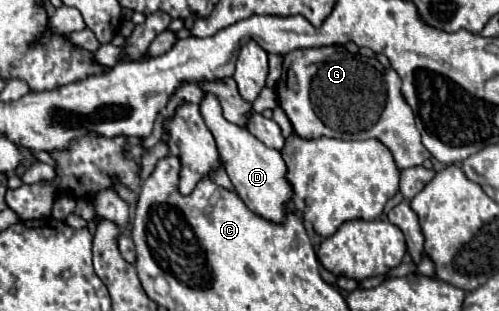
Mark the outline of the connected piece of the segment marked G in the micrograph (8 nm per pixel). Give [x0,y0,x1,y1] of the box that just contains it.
[276,46,430,170]

